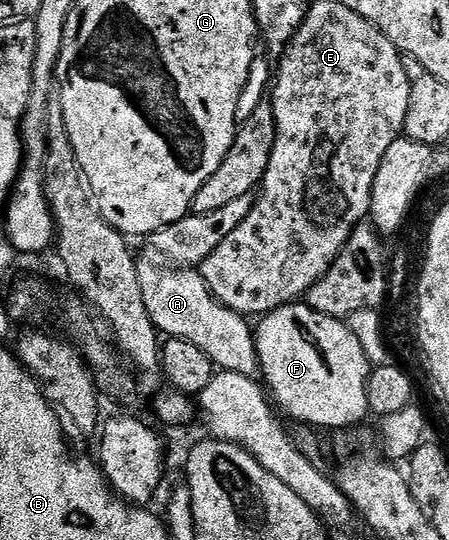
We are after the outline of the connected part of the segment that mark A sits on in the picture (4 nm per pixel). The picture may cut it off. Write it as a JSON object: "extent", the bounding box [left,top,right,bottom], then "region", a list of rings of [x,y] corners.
{"extent":[138,264,260,377],"region":[[[158,264],[138,265],[138,277],[140,278],[140,290],[144,294],[144,306],[148,306],[148,314],[152,322],[157,326],[163,337],[176,340],[187,340],[192,346],[200,346],[204,354],[223,372],[235,372],[245,376],[257,377],[260,369],[258,367],[258,351],[254,345],[255,329],[251,321],[232,311],[228,306],[220,303],[210,292],[210,287],[204,282],[201,271],[192,268],[180,268],[177,266],[165,266],[161,268]]]}

